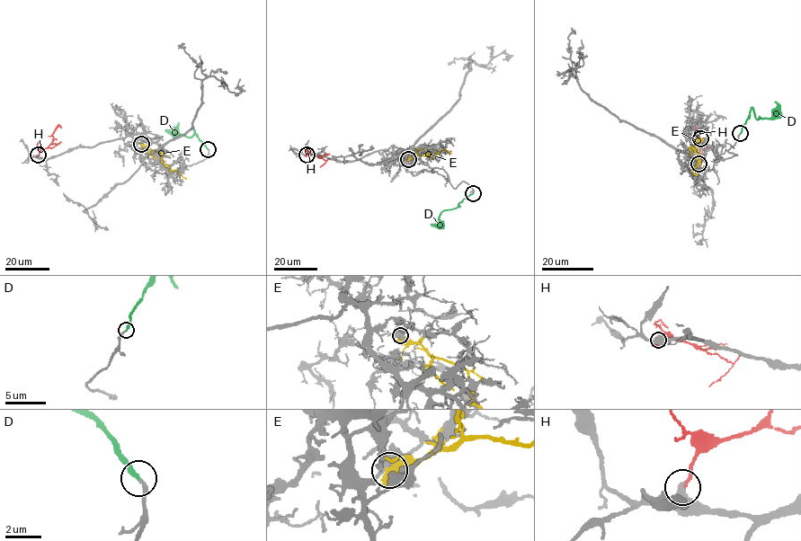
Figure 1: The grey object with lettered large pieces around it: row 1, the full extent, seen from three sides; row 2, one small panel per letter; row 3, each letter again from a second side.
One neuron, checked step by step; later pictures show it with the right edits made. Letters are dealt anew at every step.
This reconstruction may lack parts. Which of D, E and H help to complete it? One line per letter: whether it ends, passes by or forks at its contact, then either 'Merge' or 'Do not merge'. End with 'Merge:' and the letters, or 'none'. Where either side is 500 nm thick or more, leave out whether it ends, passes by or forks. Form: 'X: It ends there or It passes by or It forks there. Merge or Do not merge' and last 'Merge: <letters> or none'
D: It ends there. Merge
E: Do not merge
H: Do not merge
Merge: D

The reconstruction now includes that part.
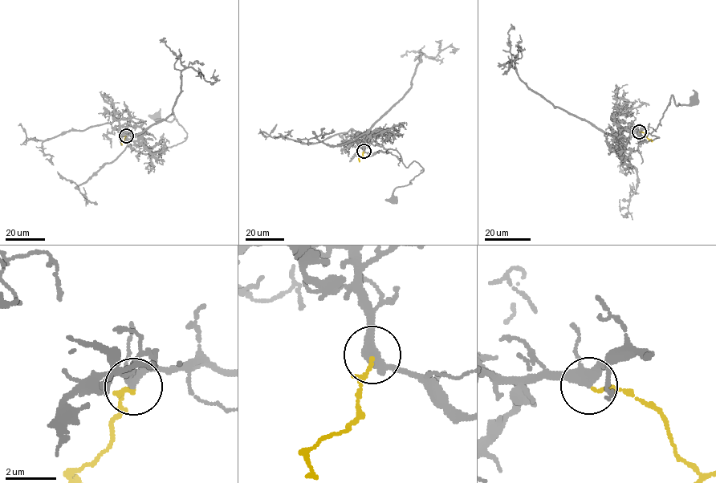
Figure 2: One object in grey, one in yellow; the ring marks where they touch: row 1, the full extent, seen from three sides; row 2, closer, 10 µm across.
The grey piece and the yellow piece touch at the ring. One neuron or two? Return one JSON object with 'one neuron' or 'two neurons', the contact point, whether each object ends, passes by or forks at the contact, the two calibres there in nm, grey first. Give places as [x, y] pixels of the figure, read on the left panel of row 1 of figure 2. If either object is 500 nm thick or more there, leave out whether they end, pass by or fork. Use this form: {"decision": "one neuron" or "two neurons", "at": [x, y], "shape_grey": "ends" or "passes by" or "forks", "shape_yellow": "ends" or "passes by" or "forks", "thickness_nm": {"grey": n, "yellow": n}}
{"decision": "one neuron", "at": [126, 135], "shape_grey": "forks", "shape_yellow": "passes by", "thickness_nm": {"grey": 340, "yellow": 80}}

